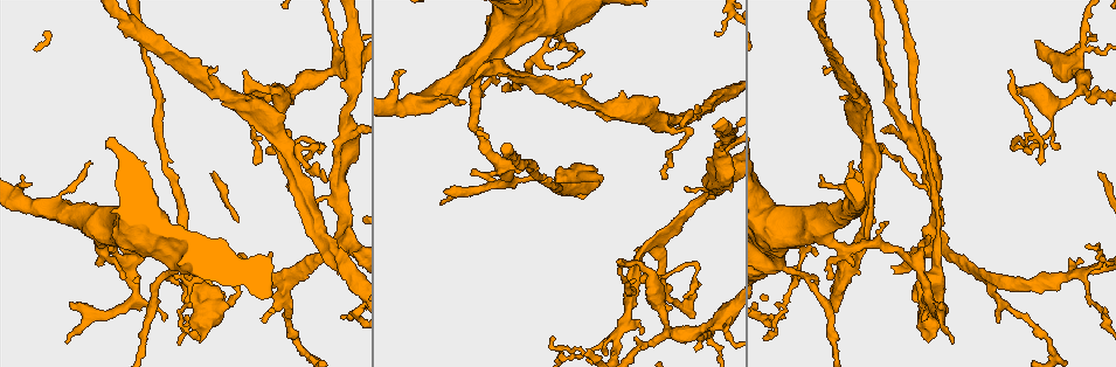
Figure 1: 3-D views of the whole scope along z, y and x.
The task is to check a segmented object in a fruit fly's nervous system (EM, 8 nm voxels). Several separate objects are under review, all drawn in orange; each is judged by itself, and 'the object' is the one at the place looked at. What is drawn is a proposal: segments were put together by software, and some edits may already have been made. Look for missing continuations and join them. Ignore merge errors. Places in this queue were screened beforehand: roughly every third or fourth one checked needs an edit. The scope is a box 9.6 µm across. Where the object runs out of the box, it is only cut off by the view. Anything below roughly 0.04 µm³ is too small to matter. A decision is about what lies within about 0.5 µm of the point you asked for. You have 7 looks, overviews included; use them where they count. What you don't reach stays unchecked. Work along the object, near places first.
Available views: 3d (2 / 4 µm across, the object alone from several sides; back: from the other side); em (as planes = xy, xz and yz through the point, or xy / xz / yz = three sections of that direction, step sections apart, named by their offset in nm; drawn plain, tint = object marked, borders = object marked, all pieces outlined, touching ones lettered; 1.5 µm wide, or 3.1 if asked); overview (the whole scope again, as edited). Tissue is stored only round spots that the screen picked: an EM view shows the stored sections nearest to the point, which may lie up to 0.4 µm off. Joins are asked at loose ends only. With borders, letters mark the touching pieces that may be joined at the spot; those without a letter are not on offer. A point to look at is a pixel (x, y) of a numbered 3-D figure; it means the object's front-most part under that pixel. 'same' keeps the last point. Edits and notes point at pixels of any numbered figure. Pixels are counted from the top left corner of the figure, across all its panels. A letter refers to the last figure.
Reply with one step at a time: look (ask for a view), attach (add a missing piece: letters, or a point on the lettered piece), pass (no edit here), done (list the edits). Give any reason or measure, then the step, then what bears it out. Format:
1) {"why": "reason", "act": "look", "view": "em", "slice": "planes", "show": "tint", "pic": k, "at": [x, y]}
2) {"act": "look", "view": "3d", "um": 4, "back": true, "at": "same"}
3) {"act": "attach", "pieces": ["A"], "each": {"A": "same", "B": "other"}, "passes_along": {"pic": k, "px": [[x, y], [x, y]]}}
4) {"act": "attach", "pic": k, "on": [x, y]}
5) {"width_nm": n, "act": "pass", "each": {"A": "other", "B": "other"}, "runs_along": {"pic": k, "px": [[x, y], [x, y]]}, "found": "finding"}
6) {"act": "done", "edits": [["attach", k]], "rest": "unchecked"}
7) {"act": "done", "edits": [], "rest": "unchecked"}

{"why": "an open end", "act": "look", "view": "3d", "um": 4, "pic": 1, "at": [267, 149]}

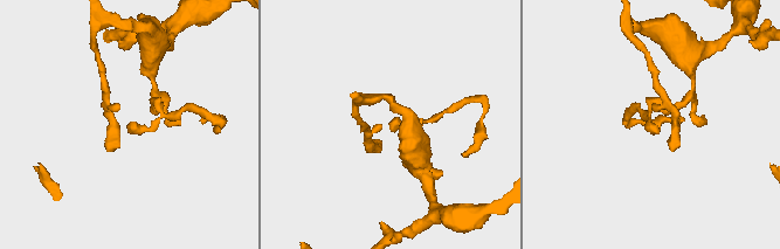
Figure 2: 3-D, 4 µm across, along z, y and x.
{"why": "need the tissue", "act": "look", "view": "em", "slice": "planes", "show": "borders", "pic": 2, "at": [392, 129]}

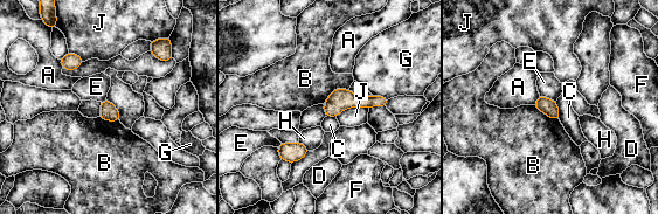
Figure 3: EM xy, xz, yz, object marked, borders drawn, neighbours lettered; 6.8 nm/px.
{"act": "pass", "each": {"A": "other", "B": "other", "C": "other", "D": "other", "E": "other", "F": "other", "G": "other", "H": "other", "J": "other"}, "runs_along": {"pic": 3, "px": [[385, 101], [338, 102], [326, 109]]}, "found": "none of them fits"}

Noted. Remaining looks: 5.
{"why": "branch stops here", "act": "look", "view": "3d", "um": 4, "pic": 1, "at": [216, 66]}

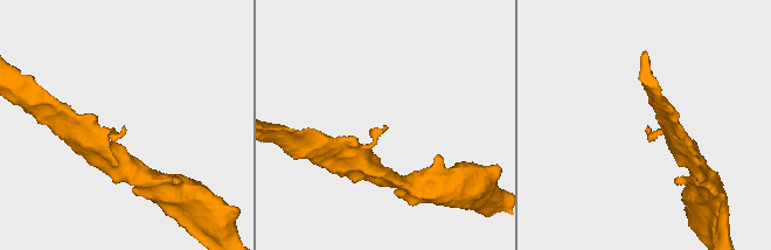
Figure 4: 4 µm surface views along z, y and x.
{"why": "need the tissue", "act": "look", "view": "em", "slice": "xz", "step": 4, "show": "borders", "pic": 4, "at": [646, 130]}

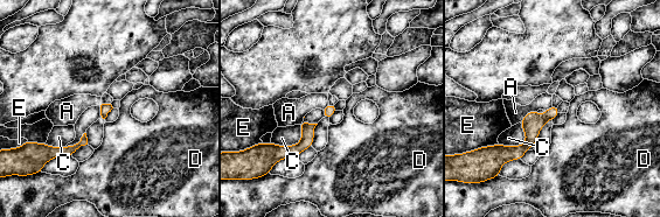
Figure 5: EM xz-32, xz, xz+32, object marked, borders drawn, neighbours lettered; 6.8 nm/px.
{"act": "pass", "each": {"A": "other", "C": "other", "D": "other", "E": "other"}, "border": {"pic": 5, "px": [[536, 110], [530, 110], [520, 123]]}, "found": "no lettered piece goes on from it"}

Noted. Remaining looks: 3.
{"why": "free end", "act": "look", "view": "3d", "um": 2, "pic": 1, "at": [31, 183]}

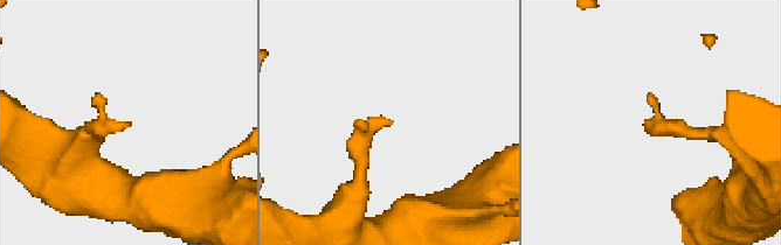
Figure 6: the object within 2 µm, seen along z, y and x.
{"why": "shape alone is not enough", "act": "look", "view": "em", "slice": "xy", "step": 8, "show": "borders", "pic": 6, "at": [648, 122]}

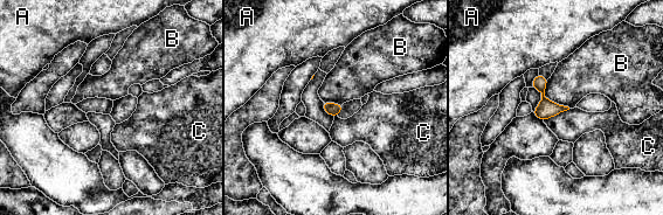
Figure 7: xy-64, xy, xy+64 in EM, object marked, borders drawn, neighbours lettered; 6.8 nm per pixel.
{"why": "cut it another way", "act": "look", "view": "em", "slice": "planes", "show": "borders", "at": "same"}

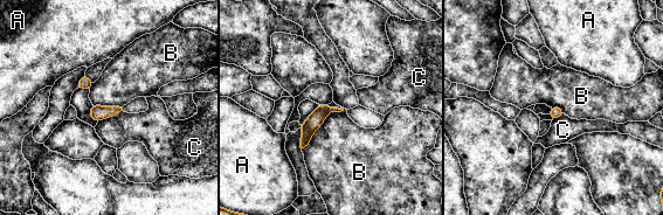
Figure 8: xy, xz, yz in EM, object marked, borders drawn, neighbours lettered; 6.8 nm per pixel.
{"longest_contact_nm": ["B", 400], "act": "pass", "each": {"A": "other", "B": "other", "C": "other"}, "found": "none of them fits"}

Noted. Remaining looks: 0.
{"act": "done", "edits": [], "rest": "unchecked"}

